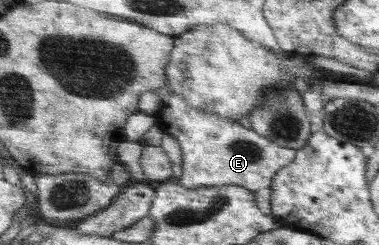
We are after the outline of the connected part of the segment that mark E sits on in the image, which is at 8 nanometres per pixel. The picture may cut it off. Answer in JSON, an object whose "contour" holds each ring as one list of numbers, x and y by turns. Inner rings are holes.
{"contour":[[167,94,167,96,169,96,168,102,160,109,159,118,162,118,162,121,158,121,157,124,179,142,182,150,182,176,177,178,177,182,189,190,203,186,241,186,257,192,261,188,269,187,278,170,285,168,297,156,297,150,279,146,278,143,271,142,266,136,245,128,238,122,221,118,217,114,207,114,207,110,191,108,179,94]]}

